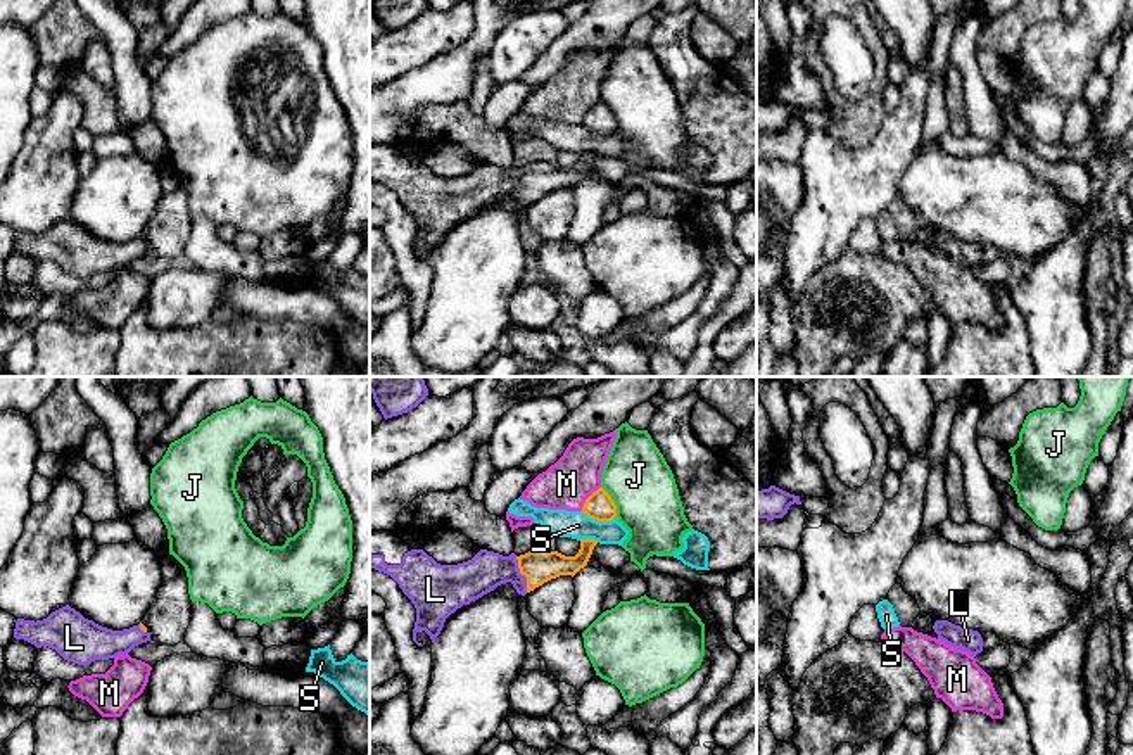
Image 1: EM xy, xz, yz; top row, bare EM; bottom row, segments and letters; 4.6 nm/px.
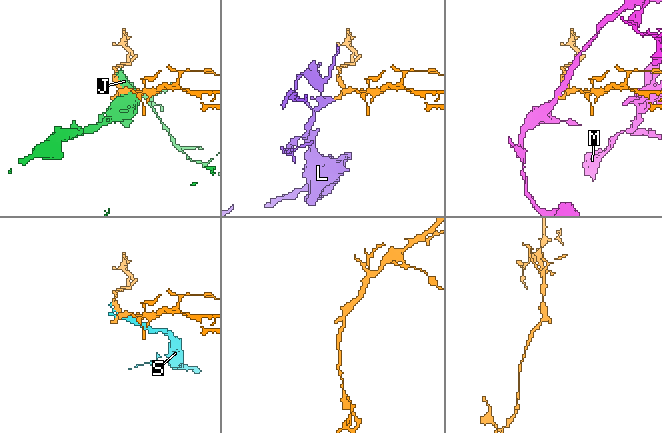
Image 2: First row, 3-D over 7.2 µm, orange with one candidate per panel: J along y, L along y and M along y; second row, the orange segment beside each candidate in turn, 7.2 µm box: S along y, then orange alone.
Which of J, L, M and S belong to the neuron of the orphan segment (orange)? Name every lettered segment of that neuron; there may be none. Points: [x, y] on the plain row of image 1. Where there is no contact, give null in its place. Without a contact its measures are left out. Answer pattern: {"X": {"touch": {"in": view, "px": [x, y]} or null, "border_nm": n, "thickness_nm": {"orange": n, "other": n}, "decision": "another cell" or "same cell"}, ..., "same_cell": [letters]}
{"J": {"touch": {"in": "xz", "px": [613, 114]}, "border_nm": 170, "thickness_nm": {"orange": 130, "other": 300}, "decision": "another cell"}, "L": {"touch": {"in": "xz", "px": [522, 187]}, "border_nm": 180, "thickness_nm": {"orange": 160, "other": 180}, "decision": "same cell"}, "M": {"touch": {"in": "xz", "px": [588, 111]}, "border_nm": 150, "thickness_nm": {"orange": 130, "other": 220}, "decision": "another cell"}, "S": {"touch": {"in": "xz", "px": [598, 133]}, "border_nm": 170, "thickness_nm": {"orange": 130, "other": 130}, "decision": "another cell"}, "same_cell": ["L"]}

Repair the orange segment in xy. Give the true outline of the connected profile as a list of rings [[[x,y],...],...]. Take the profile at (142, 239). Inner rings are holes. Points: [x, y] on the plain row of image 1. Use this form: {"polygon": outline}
{"polygon": [[[66,218],[43,233],[17,232],[14,251],[36,261],[48,259],[67,275],[88,278],[130,266],[135,259],[150,254],[150,245],[142,235],[130,242],[112,244]]]}

